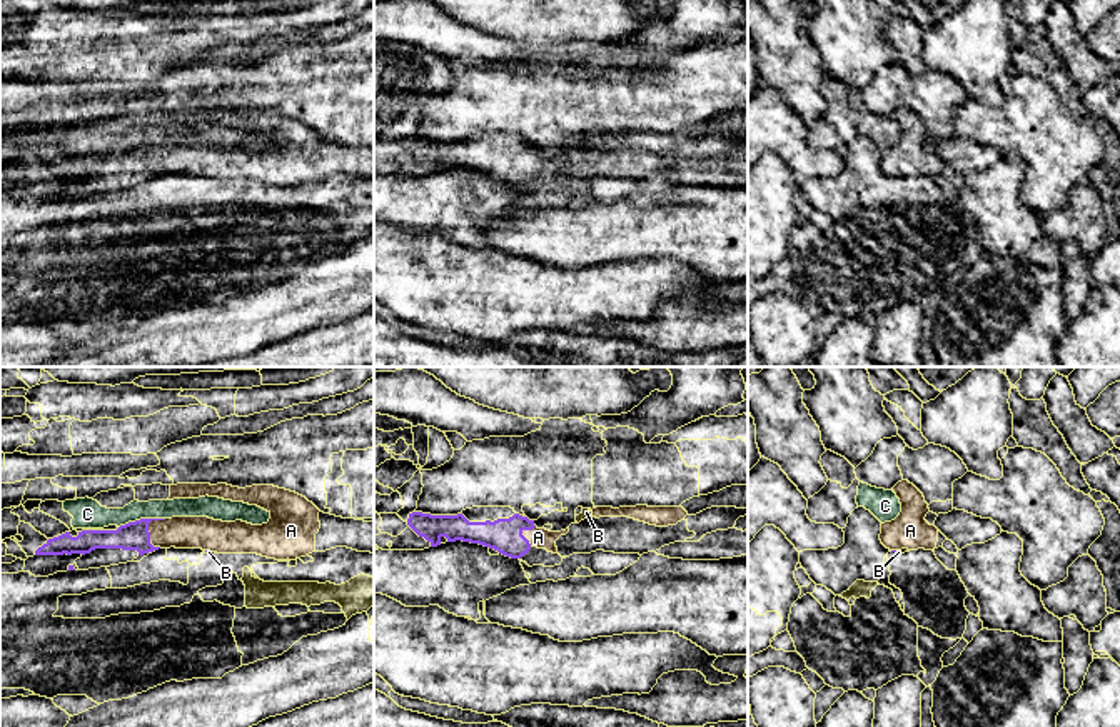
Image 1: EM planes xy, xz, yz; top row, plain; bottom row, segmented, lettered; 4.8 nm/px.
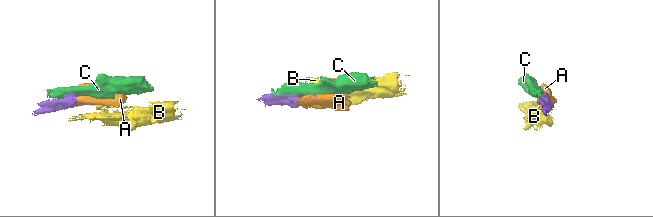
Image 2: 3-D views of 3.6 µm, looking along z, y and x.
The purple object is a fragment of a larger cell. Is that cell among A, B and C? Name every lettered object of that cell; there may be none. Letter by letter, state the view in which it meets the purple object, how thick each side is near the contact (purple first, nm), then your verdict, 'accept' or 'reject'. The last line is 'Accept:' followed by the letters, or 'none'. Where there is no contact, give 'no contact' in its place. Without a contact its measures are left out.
A: xy | 140/160 nm | accept
B: no contact | reject
C: xy | 140/140 nm | reject
Accept: A

